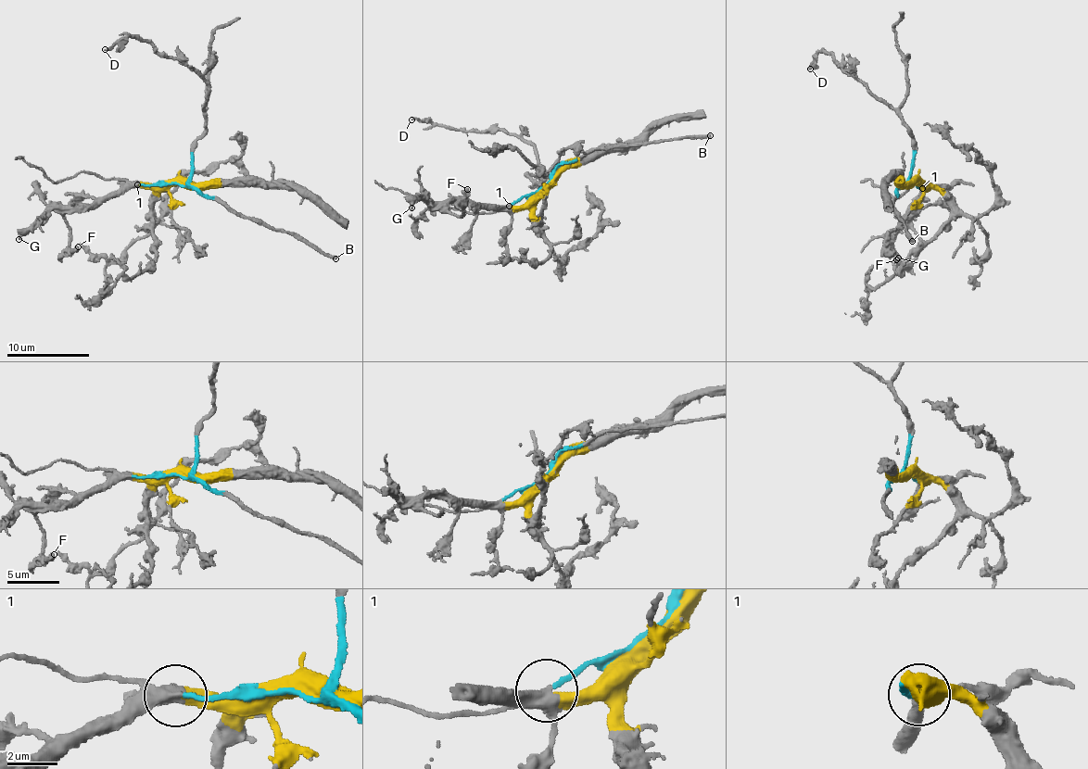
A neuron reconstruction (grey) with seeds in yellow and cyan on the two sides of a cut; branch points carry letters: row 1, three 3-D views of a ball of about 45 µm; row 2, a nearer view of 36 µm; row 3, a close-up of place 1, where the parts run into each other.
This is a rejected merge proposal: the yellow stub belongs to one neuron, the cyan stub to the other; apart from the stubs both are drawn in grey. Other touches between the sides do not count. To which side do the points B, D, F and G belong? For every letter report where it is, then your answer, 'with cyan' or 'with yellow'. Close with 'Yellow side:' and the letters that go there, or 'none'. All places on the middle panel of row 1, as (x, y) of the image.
B: place (710, 135); with cyan
D: place (411, 119); with cyan
F: place (467, 189); with yellow
G: place (411, 208); with yellow
Yellow side: F, G

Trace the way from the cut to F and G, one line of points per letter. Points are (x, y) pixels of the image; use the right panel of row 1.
F: (912, 182), (926, 186), (919, 192), (910, 213), (902, 218), (918, 236), (918, 252), (910, 260), (895, 259)
G: (912, 182), (926, 186), (919, 192), (910, 213), (898, 221), (891, 246), (898, 258)

